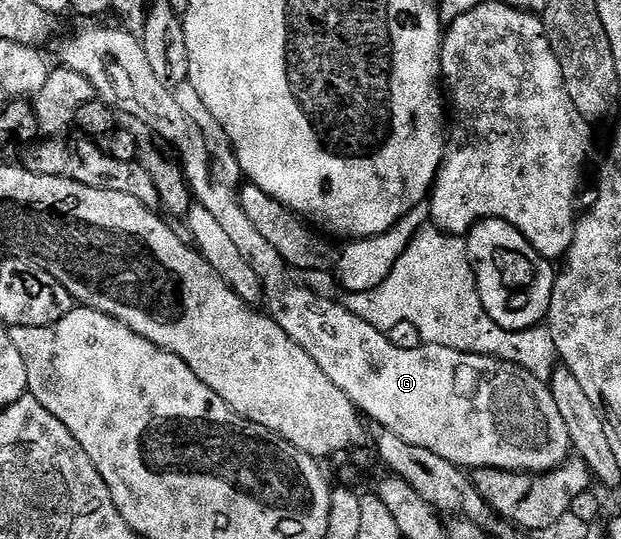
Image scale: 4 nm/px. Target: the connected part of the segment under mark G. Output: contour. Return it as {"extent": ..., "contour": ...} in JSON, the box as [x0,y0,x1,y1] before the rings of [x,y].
{"extent":[58,26,573,474],"contour":[[[103,26],[97,27],[96,30],[83,30],[80,34],[75,34],[72,38],[67,38],[60,44],[59,58],[58,61],[62,63],[62,65],[85,76],[85,78],[93,84],[94,88],[96,88],[98,97],[106,102],[108,106],[114,108],[120,115],[128,114],[128,119],[145,124],[149,127],[152,135],[154,135],[156,139],[164,138],[169,145],[176,146],[176,148],[183,153],[181,169],[187,179],[187,184],[192,195],[197,199],[198,205],[203,206],[209,212],[213,212],[213,216],[217,216],[217,220],[221,223],[221,228],[232,238],[233,244],[240,250],[241,256],[245,256],[245,260],[249,260],[253,272],[257,272],[257,276],[263,285],[263,298],[265,299],[265,303],[267,302],[267,307],[265,307],[266,313],[301,349],[309,352],[309,356],[313,356],[313,360],[319,365],[321,372],[325,372],[325,376],[329,376],[329,380],[333,380],[333,384],[337,384],[337,388],[341,388],[370,421],[372,418],[373,421],[380,422],[378,425],[382,427],[382,429],[401,436],[401,440],[405,440],[409,444],[417,444],[417,448],[429,448],[429,452],[437,452],[437,456],[449,460],[453,465],[460,468],[468,468],[467,466],[471,466],[470,468],[474,468],[475,470],[480,470],[481,468],[497,468],[498,470],[512,470],[513,472],[521,472],[522,474],[544,474],[545,472],[555,470],[557,467],[562,466],[564,462],[572,457],[573,451],[571,441],[569,440],[569,428],[565,428],[565,419],[561,417],[561,411],[557,409],[557,400],[553,400],[551,387],[546,381],[541,380],[537,376],[533,376],[529,372],[525,372],[525,368],[521,368],[517,364],[502,362],[499,358],[490,358],[484,354],[457,352],[453,348],[432,346],[430,344],[424,344],[412,351],[397,348],[390,342],[388,335],[384,333],[384,331],[365,324],[365,320],[361,320],[356,314],[349,312],[346,305],[339,303],[338,306],[337,303],[330,302],[327,298],[318,298],[317,295],[310,294],[305,287],[298,286],[298,284],[291,279],[291,274],[293,275],[292,267],[288,266],[287,261],[279,255],[277,248],[273,248],[273,244],[269,244],[269,240],[265,240],[265,236],[261,236],[261,232],[257,232],[256,226],[253,225],[253,220],[249,220],[249,216],[245,216],[245,212],[239,203],[238,193],[236,193],[234,189],[231,191],[227,186],[219,186],[218,180],[211,178],[211,162],[207,159],[207,146],[201,139],[195,138],[194,130],[196,123],[189,116],[185,116],[185,112],[181,112],[181,104],[177,104],[174,93],[167,90],[165,84],[161,84],[161,80],[157,80],[157,75],[153,73],[149,59],[145,57],[145,48],[143,47],[142,41],[140,41],[136,35],[134,38],[127,30],[106,30]]]}

